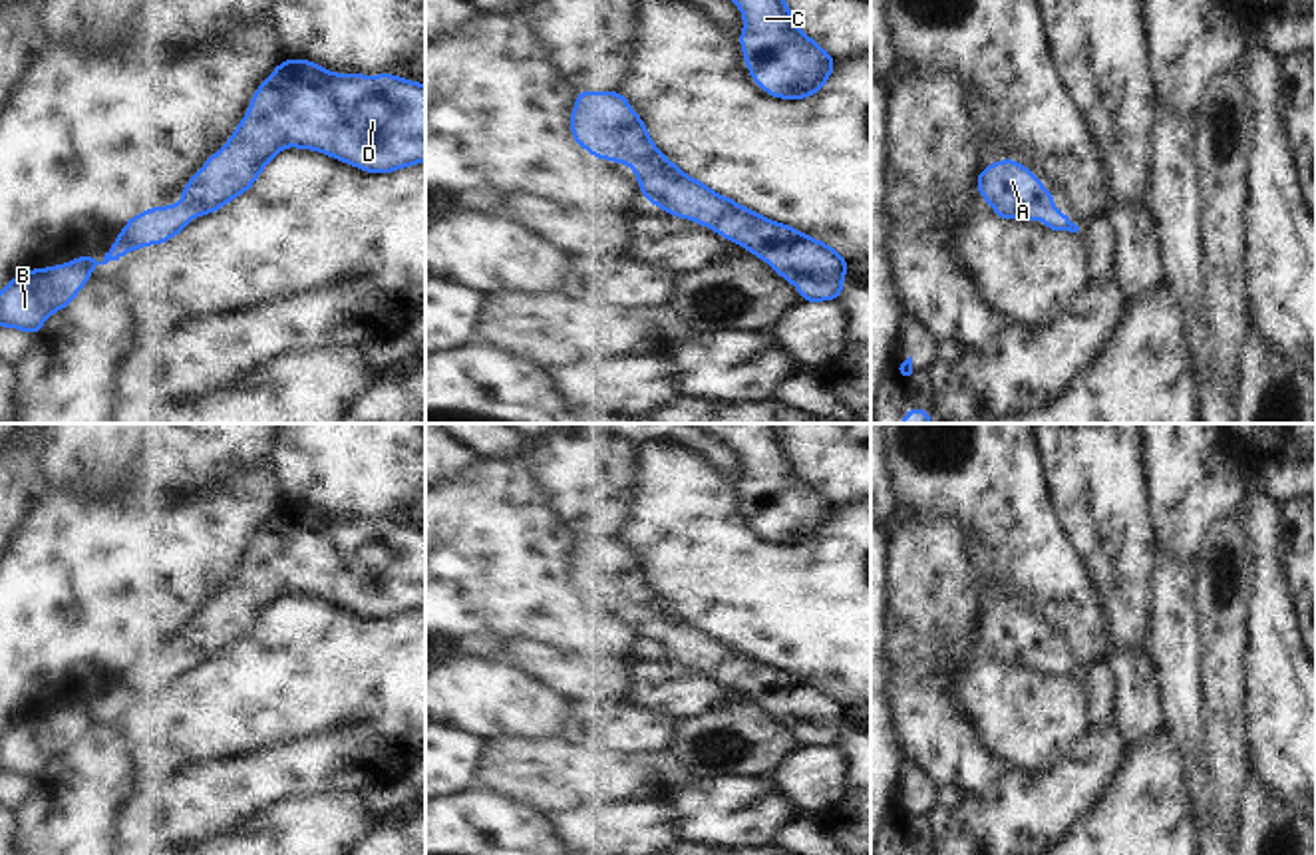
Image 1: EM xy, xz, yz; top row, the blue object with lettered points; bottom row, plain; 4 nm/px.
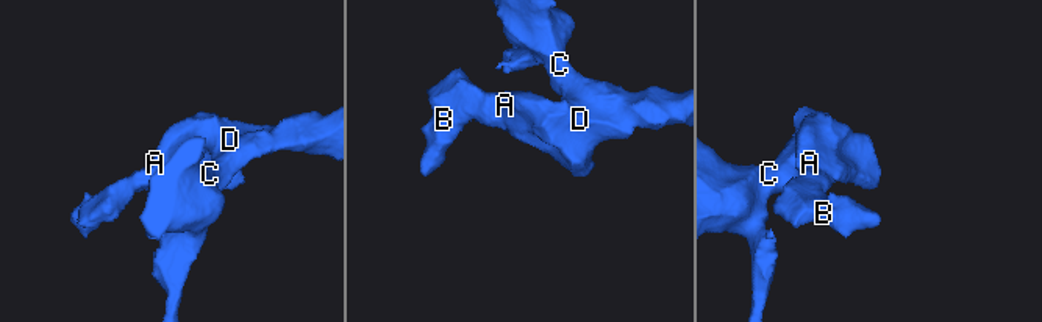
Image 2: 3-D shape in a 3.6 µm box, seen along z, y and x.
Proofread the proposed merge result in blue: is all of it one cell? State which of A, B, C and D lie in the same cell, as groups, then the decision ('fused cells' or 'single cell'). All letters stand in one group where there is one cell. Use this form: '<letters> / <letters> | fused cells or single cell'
A B C D | single cell

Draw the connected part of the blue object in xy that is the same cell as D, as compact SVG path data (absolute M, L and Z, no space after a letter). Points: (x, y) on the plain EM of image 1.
M286 503L256 533L248 557L229 587L187 626L179 650L147 652L141 660L133 660L101 708L89 700L14 722L0 736L0 773L18 773L36 781L48 762L78 742L97 710L119 706L135 694L165 690L193 662L217 658L247 638L284 593L312 595L374 620L419 610L425 606L425 529L394 519L334 519L310 505Z

